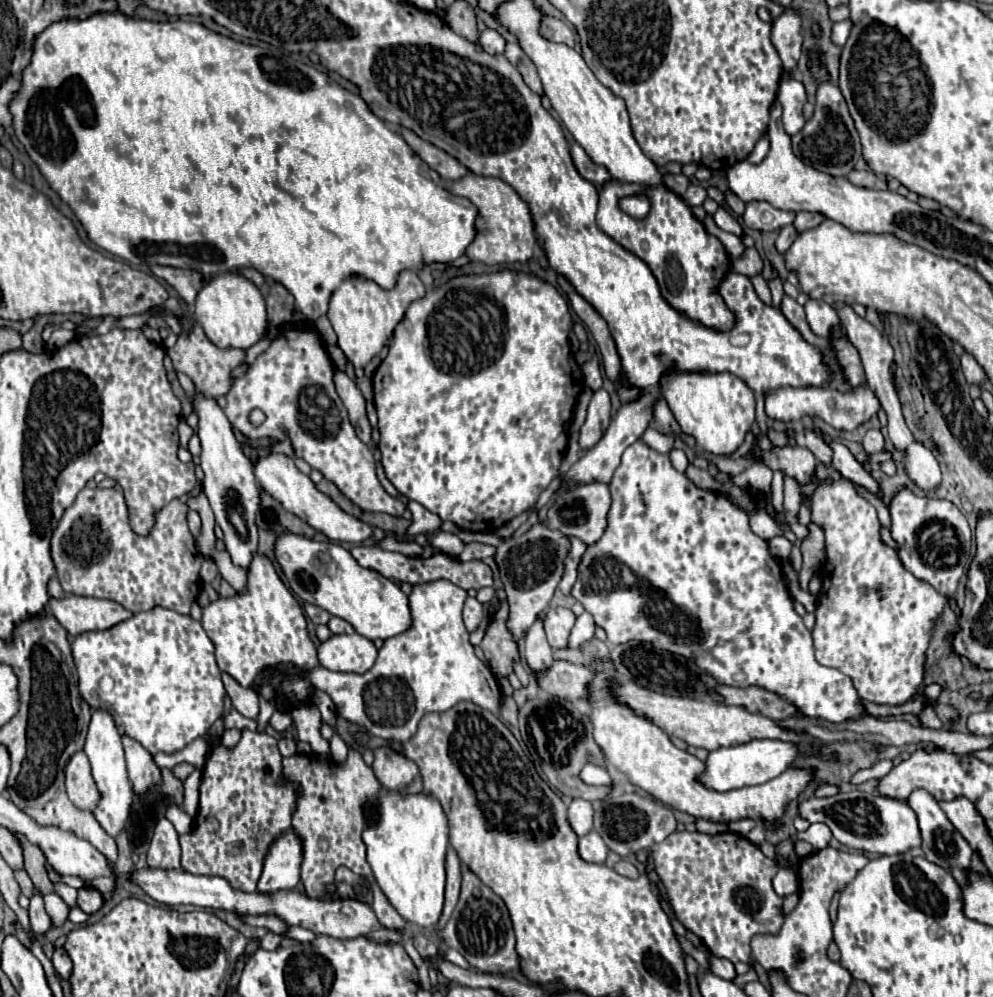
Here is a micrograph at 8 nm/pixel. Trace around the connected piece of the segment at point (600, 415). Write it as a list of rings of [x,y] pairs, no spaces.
[[[599,388],[589,402],[587,418],[579,432],[579,446],[583,450],[593,448],[599,442],[599,438],[605,434],[609,422],[611,422],[611,400],[605,388]]]

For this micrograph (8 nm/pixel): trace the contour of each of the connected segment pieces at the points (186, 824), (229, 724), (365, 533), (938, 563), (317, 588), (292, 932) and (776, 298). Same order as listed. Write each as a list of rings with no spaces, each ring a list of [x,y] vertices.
[[[169,806],[167,810],[167,820],[175,826],[177,834],[187,834],[193,828],[193,818],[189,814],[185,814],[179,806]]]
[[[229,697],[224,699],[224,712],[223,718],[225,718],[225,728],[247,728],[247,730],[257,730],[257,720],[251,720],[251,718],[245,718],[241,716],[235,708],[233,708]]]
[[[269,454],[265,458],[257,458],[253,462],[253,472],[255,472],[255,478],[259,482],[259,486],[269,492],[275,500],[279,500],[285,510],[293,512],[295,516],[299,516],[301,520],[305,520],[309,526],[313,526],[315,530],[323,532],[329,540],[335,540],[335,542],[353,542],[353,544],[359,544],[367,538],[371,538],[371,526],[361,522],[359,518],[343,512],[327,494],[319,492],[317,486],[313,484],[313,480],[299,472],[293,458],[285,456],[285,454]]]
[[[907,486],[899,488],[889,502],[891,536],[897,542],[897,556],[905,570],[931,584],[939,594],[951,596],[971,562],[971,530],[959,508],[945,498],[913,494]]]
[[[285,532],[275,540],[273,552],[295,596],[347,620],[361,636],[369,640],[385,640],[409,628],[411,612],[401,588],[375,570],[359,566],[351,552],[341,544],[317,542],[301,534]]]
[[[293,926],[293,928],[289,928],[287,936],[295,938],[295,940],[299,940],[299,942],[311,942],[317,934],[311,932],[311,930],[305,930],[305,928],[301,928],[301,926]]]
[[[775,278],[775,280],[771,280],[769,288],[771,288],[771,294],[773,294],[773,306],[775,306],[775,308],[781,308],[781,300],[783,300],[783,282],[781,282],[779,278]]]

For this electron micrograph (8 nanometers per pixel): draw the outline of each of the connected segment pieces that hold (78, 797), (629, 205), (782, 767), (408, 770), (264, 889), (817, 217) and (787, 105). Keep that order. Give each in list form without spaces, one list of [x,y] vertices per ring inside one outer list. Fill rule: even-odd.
[[[77,752],[67,766],[67,794],[81,810],[95,810],[101,800],[101,792],[91,776],[89,760],[83,752]]]
[[[633,196],[633,198],[623,198],[621,200],[621,208],[635,216],[635,218],[643,218],[647,212],[649,212],[649,200],[647,198],[641,198],[641,196]]]
[[[751,740],[739,746],[729,746],[729,748],[719,748],[713,750],[705,762],[705,774],[701,776],[701,782],[713,790],[725,792],[725,790],[735,790],[743,786],[755,786],[763,784],[779,774],[783,774],[793,760],[799,756],[799,746],[795,742],[783,742],[783,740]]]
[[[389,746],[375,750],[373,772],[385,790],[401,790],[411,784],[411,780],[419,774],[419,768],[413,760],[405,758],[401,752],[395,752]]]
[[[293,830],[285,832],[269,848],[263,864],[263,874],[257,884],[259,894],[273,894],[279,890],[293,890],[299,884],[301,842]]]
[[[799,212],[795,218],[795,226],[799,232],[803,232],[803,230],[819,226],[823,220],[825,220],[825,216],[819,212]]]
[[[793,78],[781,80],[777,98],[783,106],[783,116],[781,116],[783,128],[789,136],[793,136],[805,124],[805,118],[803,118],[803,104],[807,102],[805,86],[799,80],[793,80]]]

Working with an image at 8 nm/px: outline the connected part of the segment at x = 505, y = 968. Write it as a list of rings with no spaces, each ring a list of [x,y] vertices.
[[[461,866],[461,876],[463,880],[461,880],[459,902],[445,930],[441,930],[445,946],[461,952],[475,970],[487,974],[517,972],[519,954],[515,950],[515,934],[513,934],[513,926],[505,902],[491,888],[487,888],[467,866]]]

